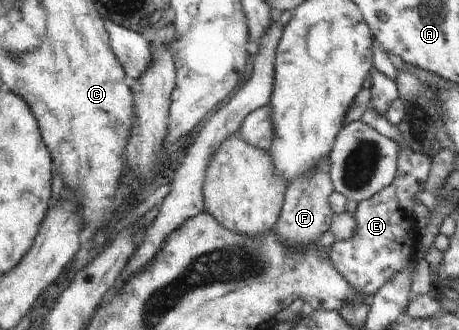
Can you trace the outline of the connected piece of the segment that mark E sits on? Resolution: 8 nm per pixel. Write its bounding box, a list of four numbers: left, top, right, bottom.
[328,147,430,296]

